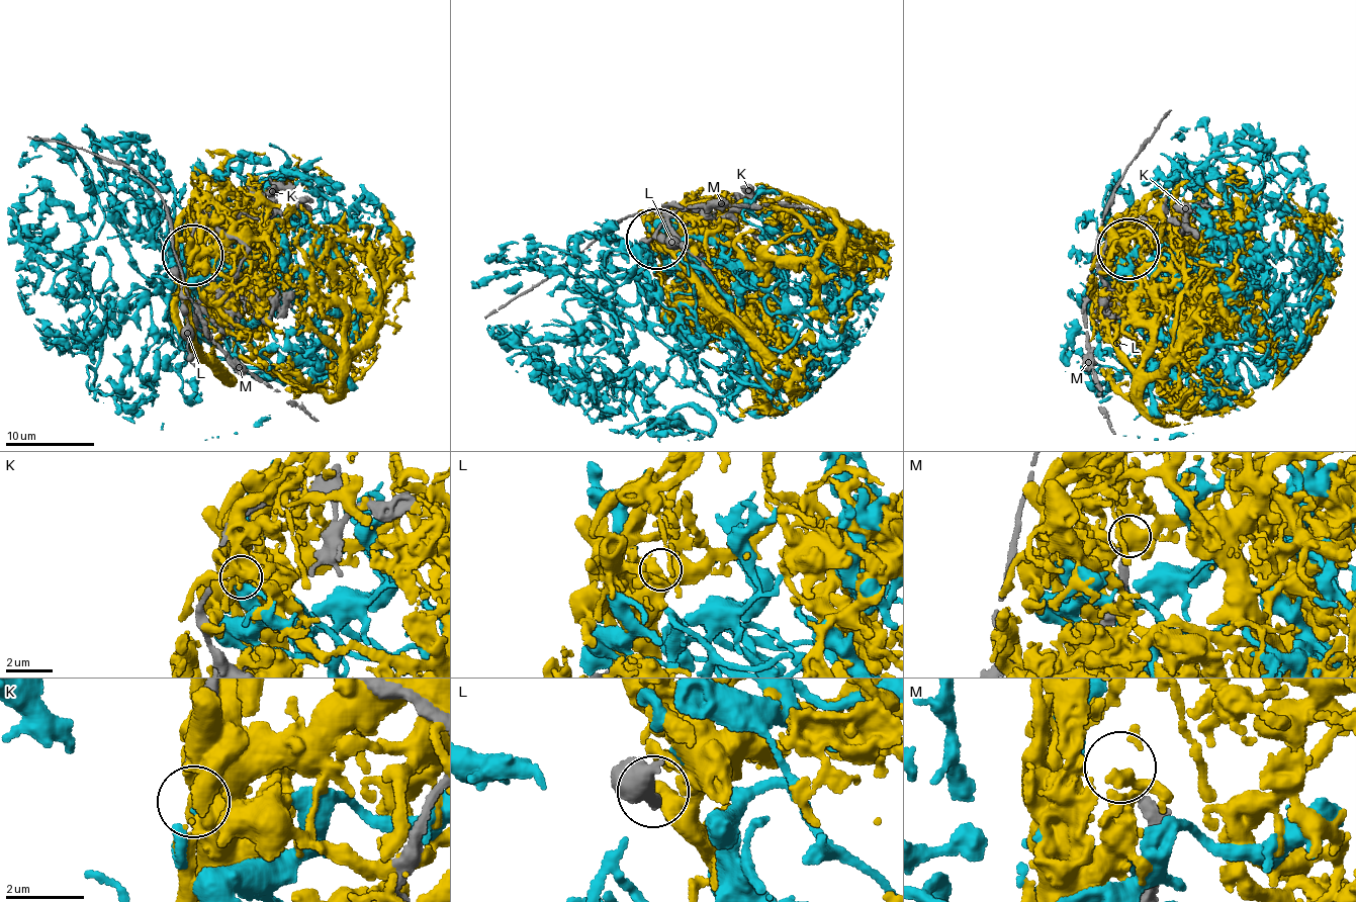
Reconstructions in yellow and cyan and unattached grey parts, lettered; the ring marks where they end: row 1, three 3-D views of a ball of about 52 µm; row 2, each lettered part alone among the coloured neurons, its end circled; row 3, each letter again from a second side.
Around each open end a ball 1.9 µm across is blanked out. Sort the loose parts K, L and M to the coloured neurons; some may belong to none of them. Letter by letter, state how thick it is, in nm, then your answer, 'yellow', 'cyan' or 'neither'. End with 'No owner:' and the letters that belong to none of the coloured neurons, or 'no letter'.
K: calibre 180 nm; cyan
L: calibre 280 nm; neither
M: calibre 360 nm; neither
No owner: L, M

